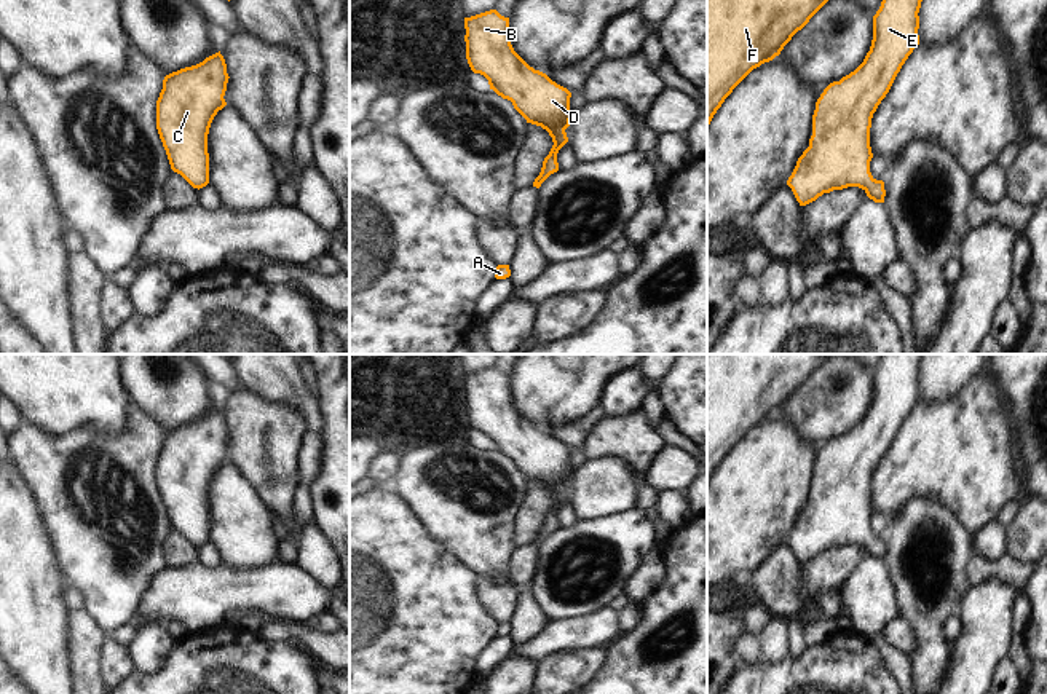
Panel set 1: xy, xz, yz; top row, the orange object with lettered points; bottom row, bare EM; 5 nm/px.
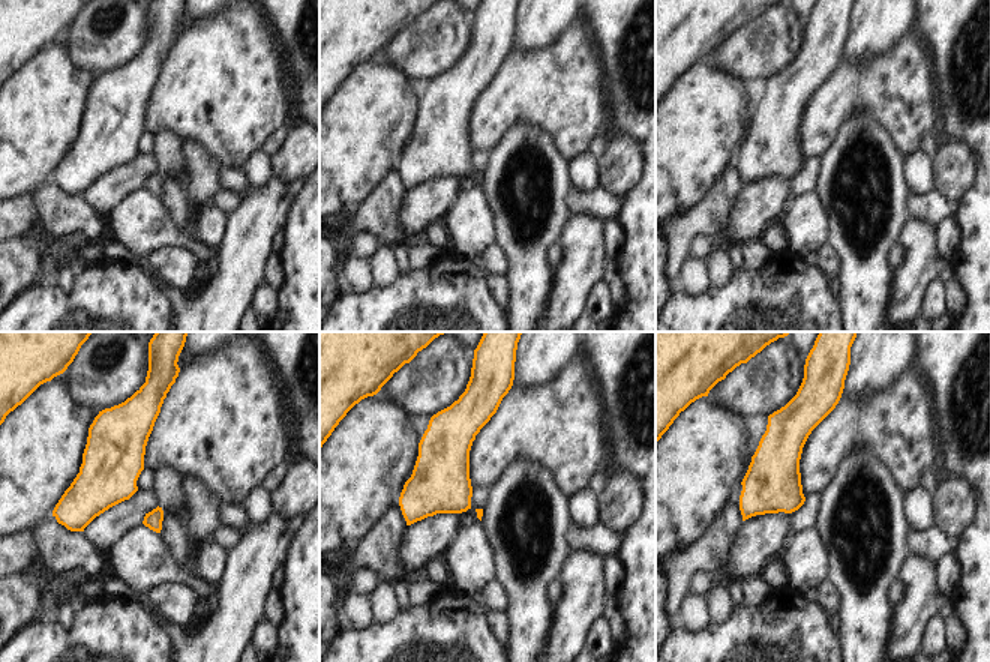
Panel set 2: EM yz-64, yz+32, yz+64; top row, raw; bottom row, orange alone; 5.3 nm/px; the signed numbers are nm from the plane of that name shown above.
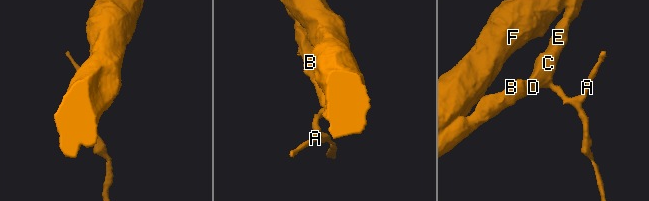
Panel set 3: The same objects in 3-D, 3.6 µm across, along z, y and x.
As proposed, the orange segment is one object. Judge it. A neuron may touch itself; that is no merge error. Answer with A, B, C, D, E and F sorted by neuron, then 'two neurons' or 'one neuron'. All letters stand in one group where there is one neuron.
A B C D E F | one neuron

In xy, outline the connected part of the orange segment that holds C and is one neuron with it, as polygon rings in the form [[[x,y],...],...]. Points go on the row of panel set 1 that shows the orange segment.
[[[219,53],[164,77],[156,101],[156,129],[171,169],[193,188],[209,183],[207,134],[227,102],[227,64]]]

